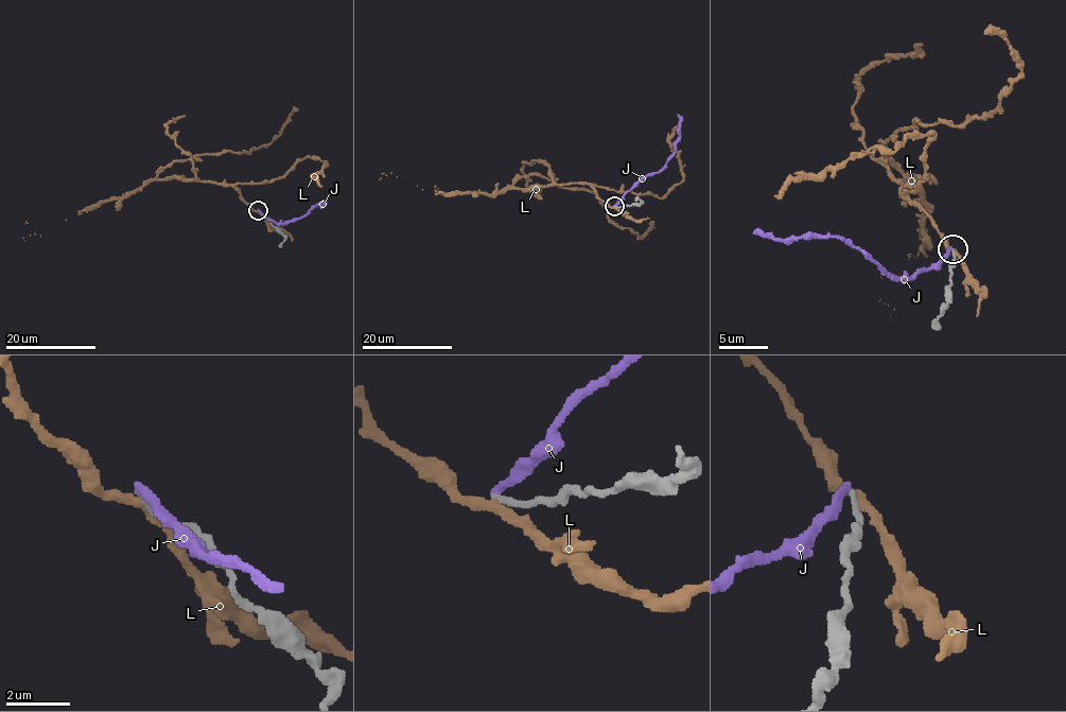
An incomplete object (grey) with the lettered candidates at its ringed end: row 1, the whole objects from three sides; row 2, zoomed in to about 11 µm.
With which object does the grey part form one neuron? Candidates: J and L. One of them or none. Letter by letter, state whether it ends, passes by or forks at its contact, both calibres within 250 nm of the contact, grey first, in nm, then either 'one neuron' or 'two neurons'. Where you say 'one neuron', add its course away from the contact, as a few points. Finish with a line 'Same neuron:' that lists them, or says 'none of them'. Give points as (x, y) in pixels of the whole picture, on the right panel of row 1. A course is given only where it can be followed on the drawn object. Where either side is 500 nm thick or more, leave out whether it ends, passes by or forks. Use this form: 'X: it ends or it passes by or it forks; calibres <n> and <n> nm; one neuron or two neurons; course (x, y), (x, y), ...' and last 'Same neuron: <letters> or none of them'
J: it ends; calibres 190 and 300 nm; two neurons
L: it passes by; calibres 240 and 320 nm; two neurons
Same neuron: none of them

